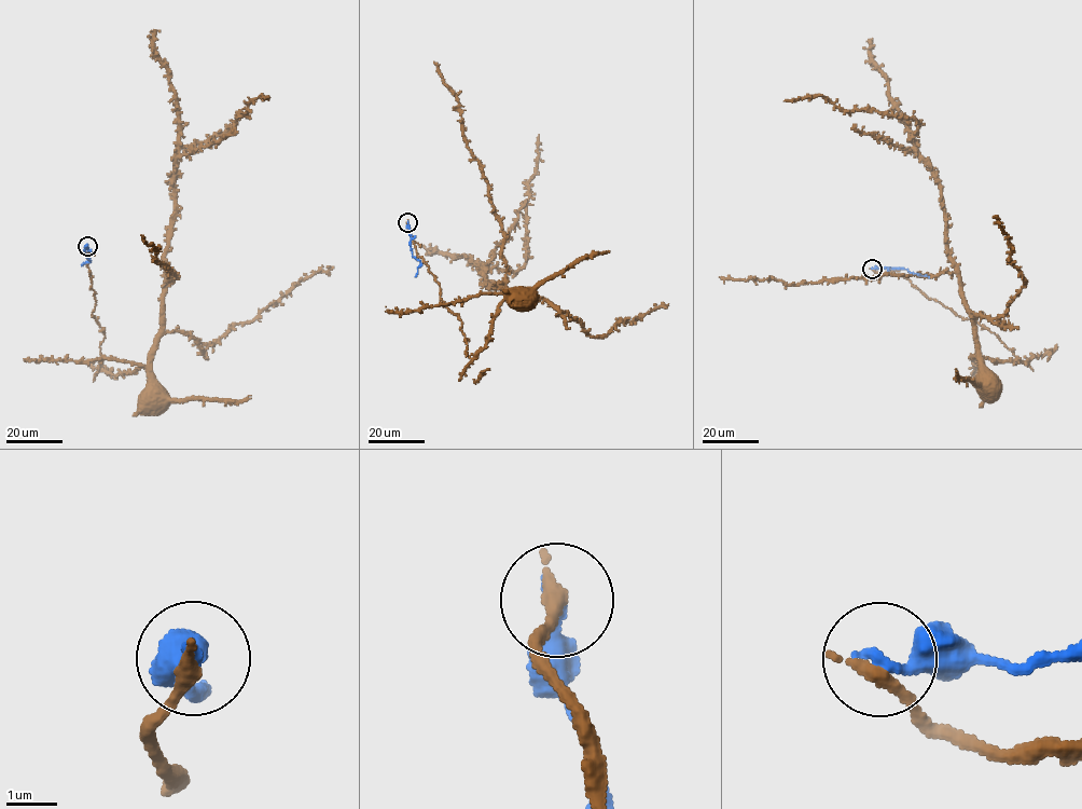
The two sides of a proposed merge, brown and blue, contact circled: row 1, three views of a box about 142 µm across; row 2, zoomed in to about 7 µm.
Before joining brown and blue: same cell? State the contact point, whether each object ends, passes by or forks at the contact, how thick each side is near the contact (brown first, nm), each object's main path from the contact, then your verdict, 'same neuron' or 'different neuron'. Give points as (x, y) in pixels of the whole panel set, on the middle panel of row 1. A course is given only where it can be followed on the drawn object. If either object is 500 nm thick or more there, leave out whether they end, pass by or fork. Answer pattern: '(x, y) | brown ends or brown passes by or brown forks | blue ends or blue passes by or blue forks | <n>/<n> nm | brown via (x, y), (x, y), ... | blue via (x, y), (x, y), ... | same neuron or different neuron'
(407, 222) | brown ends | blue ends | 360/280 nm | brown via (408, 222), (440, 299), (461, 321), (467, 353), (484, 346), (503, 300), (525, 299) | blue via (408, 222), (413, 257), (421, 264), (414, 276) | different neuron

